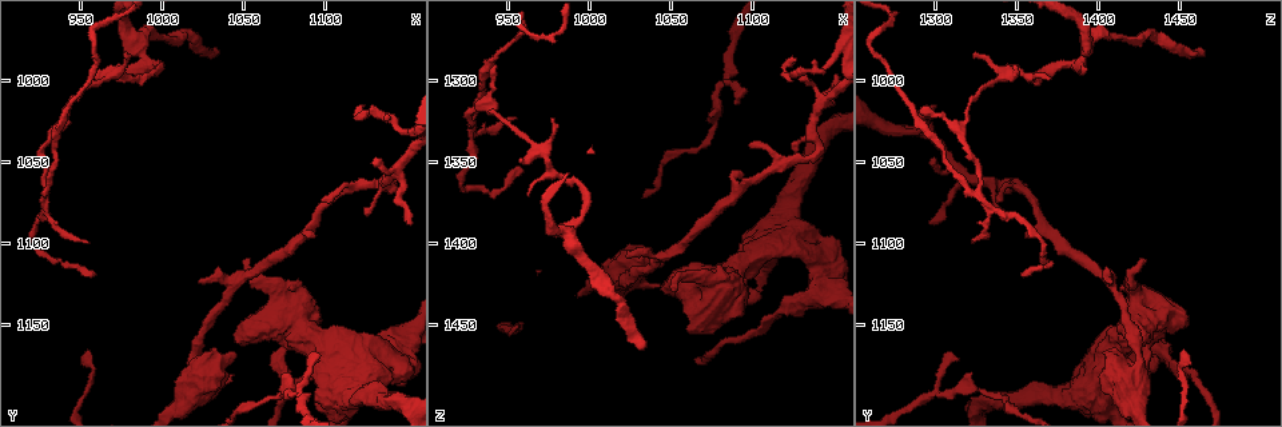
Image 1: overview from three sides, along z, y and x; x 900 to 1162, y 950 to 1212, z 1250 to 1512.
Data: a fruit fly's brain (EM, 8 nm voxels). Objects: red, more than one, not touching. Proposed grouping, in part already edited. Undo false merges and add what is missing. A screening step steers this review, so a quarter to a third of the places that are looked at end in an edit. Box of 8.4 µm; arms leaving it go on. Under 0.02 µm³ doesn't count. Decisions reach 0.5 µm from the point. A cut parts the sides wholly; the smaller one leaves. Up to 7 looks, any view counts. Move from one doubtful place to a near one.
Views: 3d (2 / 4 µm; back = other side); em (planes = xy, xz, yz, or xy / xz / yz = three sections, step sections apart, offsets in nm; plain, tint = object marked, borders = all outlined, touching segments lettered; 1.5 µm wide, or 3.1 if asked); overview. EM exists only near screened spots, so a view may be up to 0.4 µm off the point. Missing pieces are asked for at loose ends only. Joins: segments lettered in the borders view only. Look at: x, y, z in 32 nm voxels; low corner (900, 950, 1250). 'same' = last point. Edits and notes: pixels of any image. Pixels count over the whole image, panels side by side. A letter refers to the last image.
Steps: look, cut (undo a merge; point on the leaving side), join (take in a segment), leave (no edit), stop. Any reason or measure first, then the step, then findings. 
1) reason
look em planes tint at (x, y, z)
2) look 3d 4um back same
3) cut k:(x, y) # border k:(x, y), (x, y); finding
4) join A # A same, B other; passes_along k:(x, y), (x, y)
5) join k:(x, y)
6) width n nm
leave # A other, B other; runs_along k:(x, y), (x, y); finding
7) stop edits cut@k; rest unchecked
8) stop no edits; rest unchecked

an open end
look em planes borders at (1052, 1112, 1430)

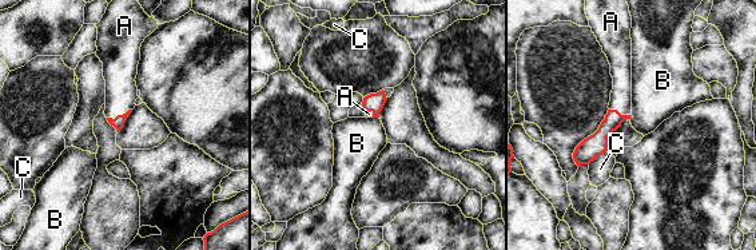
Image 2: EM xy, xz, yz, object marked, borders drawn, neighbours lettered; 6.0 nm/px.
join A # A same, B other, C other; passes_along 2:(119, 120), (119, 115), (119, 74); it goes on there

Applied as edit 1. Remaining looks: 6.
branch stops here
look 3d 4um at (958, 1118, 1354)

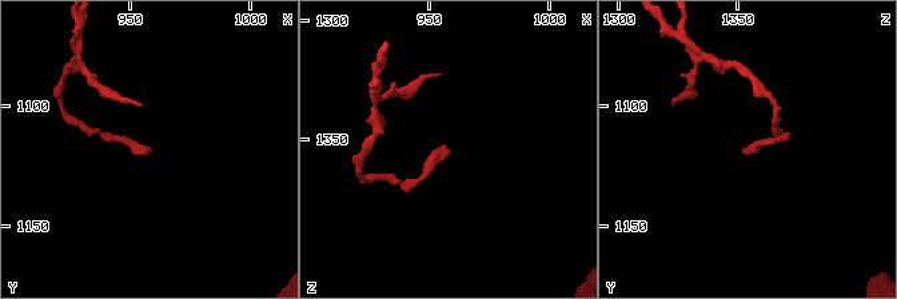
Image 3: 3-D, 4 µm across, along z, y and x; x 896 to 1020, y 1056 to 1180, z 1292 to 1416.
look em planes borders at (960, 1120, 1356)

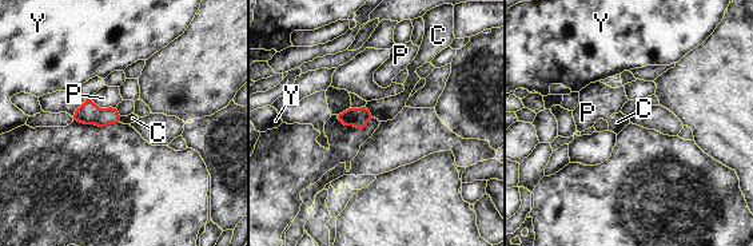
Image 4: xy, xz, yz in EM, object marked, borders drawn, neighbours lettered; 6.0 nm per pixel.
longest_contact P 170 nm
leave # C other, P other, Y other; border 4:(365, 107), (373, 116); no lettered segment goes on from it

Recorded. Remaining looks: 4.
free end
look em planes borders at (1088, 1098, 1356)

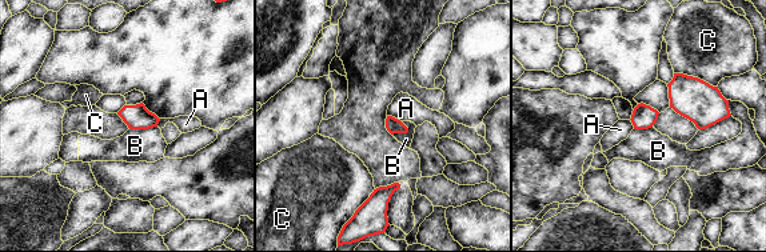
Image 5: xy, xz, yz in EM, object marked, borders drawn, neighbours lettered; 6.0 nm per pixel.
leave # A other, B other, C other; border 5:(156, 126), (130, 130); no lettered segment goes on from it

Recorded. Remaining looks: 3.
stop edits join@2; rest unchecked

